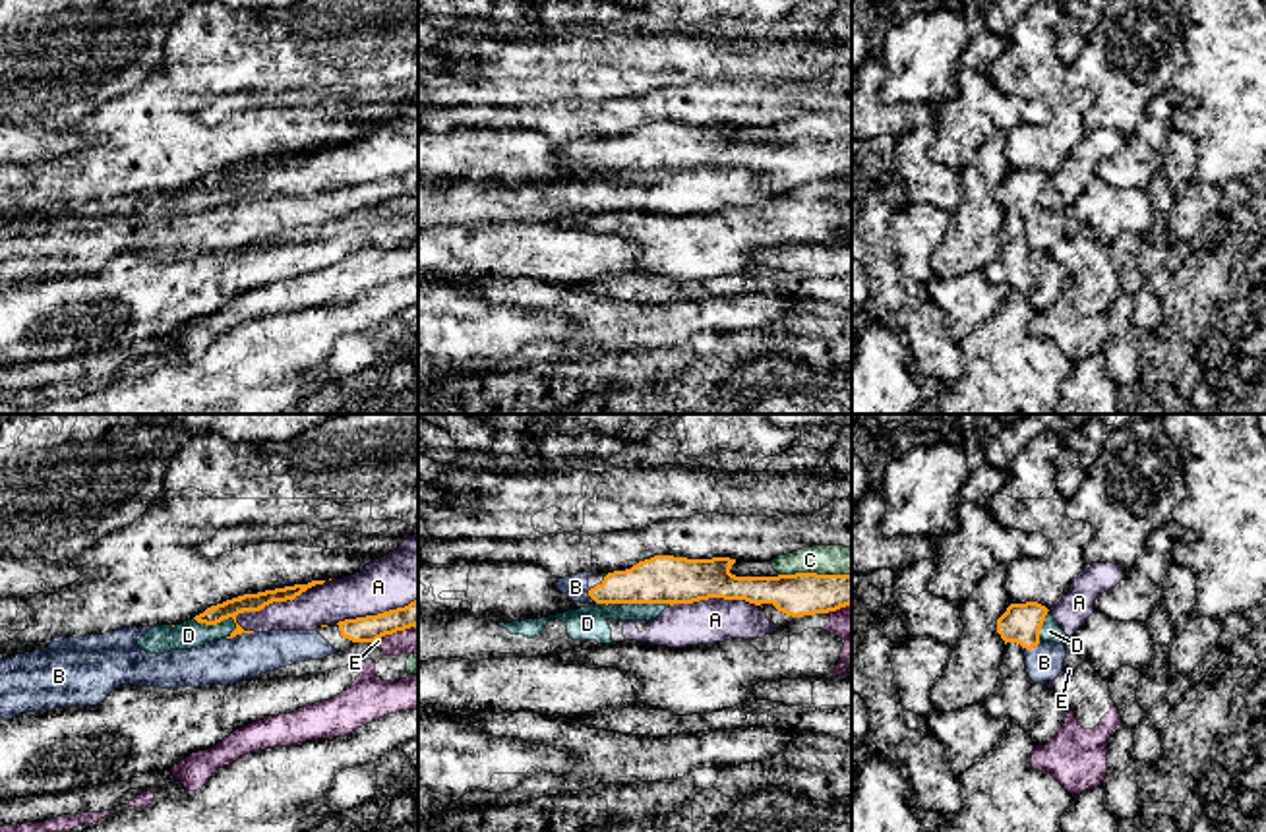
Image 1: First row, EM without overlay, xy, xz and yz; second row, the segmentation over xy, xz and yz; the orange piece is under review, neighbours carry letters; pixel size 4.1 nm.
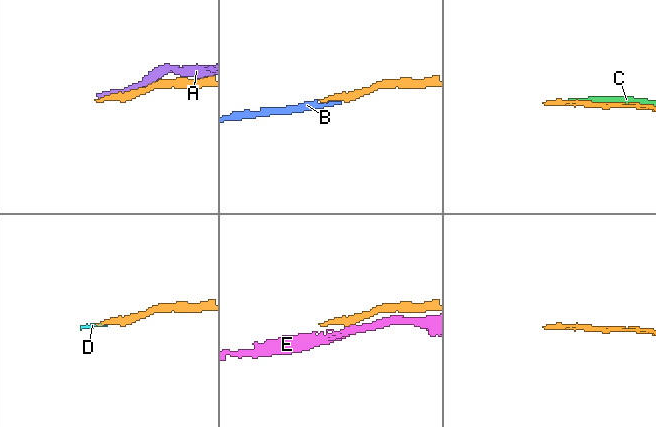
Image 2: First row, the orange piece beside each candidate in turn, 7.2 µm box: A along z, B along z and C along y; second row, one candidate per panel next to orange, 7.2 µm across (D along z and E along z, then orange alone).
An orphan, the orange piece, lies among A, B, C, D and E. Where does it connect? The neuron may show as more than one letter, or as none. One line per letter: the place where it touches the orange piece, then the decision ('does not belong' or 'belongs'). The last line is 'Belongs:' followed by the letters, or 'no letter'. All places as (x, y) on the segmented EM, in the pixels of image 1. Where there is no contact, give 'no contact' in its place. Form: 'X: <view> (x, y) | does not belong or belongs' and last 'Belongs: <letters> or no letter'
A: xy (277, 600) | does not belong
B: xy (239, 633) | belongs
C: xz (813, 573) | does not belong
D: xz (633, 602) | does not belong
E: xy (395, 631) | does not belong
Belongs: B

